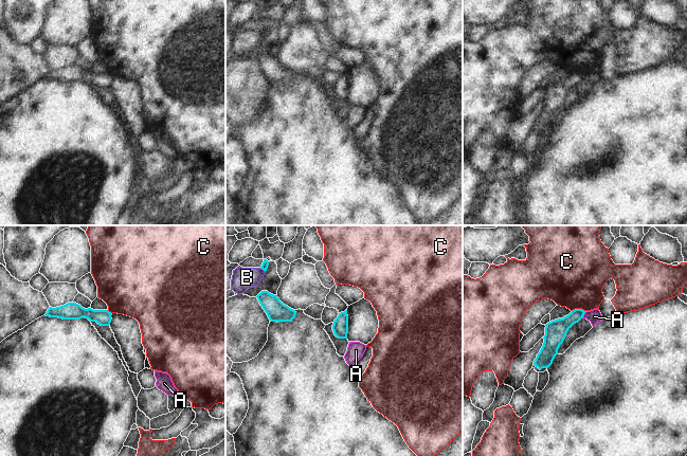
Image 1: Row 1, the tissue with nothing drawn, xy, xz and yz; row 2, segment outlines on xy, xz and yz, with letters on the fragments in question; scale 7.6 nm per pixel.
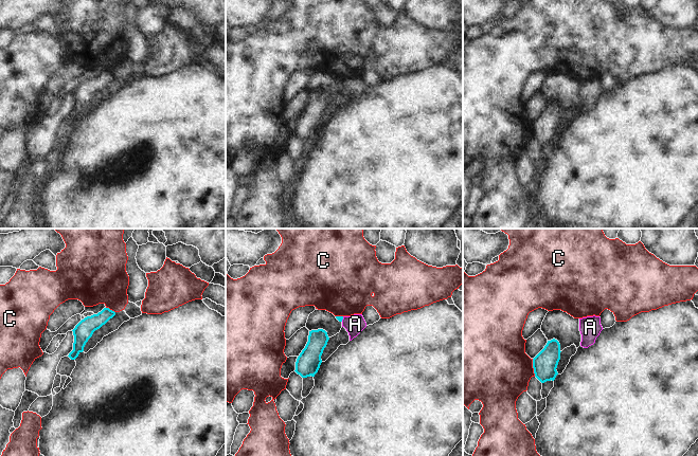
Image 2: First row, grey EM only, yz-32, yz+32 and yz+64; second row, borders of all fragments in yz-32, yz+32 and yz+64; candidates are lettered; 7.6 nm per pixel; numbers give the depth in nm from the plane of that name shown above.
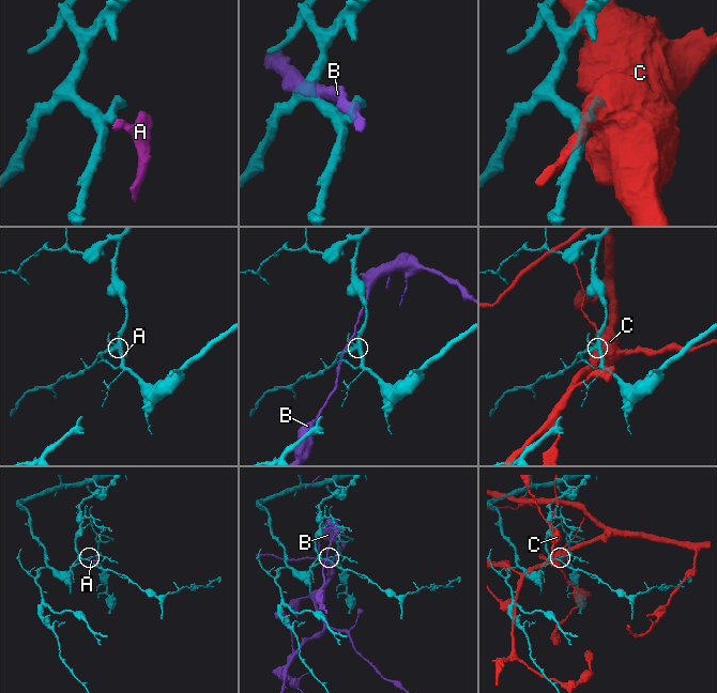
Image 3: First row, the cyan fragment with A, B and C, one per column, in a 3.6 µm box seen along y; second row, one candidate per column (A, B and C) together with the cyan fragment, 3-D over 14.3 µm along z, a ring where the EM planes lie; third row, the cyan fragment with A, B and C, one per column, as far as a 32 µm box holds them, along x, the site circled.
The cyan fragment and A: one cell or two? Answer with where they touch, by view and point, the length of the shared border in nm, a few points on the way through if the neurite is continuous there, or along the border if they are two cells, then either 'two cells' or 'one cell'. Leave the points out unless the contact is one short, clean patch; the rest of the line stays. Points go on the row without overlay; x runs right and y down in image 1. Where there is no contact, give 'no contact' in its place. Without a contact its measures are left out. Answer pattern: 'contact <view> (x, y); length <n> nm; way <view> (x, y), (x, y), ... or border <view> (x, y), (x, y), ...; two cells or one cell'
contact yz (583, 77); length 70 nm; border yz (586, 74), (581, 80); two cells

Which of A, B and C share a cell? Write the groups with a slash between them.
A / B / C

